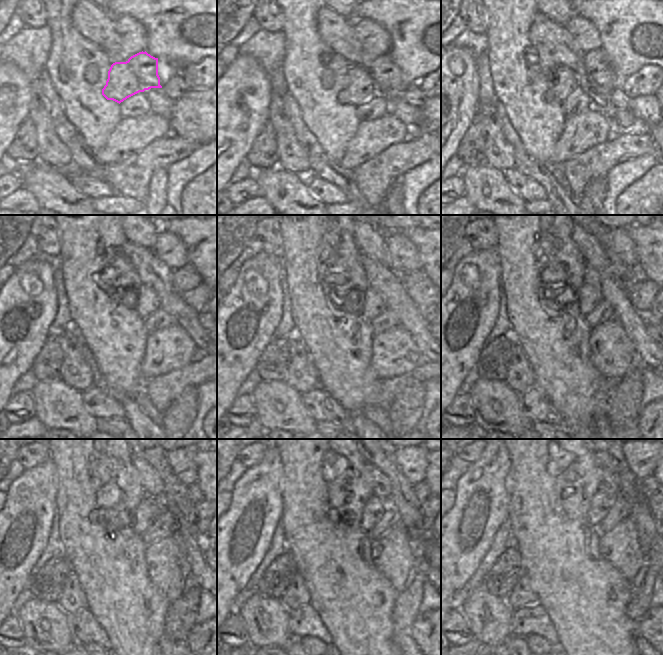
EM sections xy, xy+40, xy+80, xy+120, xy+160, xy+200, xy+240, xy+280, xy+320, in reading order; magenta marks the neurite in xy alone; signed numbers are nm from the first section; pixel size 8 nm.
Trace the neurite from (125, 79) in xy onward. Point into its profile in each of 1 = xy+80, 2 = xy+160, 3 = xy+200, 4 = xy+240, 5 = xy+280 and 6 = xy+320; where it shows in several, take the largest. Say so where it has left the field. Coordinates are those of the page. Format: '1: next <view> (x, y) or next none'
1: next xy+80 (594, 75)
2: next xy+160 (369, 303)
3: next xy+200 (588, 297)
4: next xy+240 (142, 518)
5: next xy+280 (374, 508)
6: next xy+320 (601, 503)

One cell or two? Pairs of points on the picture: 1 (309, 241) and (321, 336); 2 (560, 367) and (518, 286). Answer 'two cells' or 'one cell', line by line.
1: one cell
2: one cell

